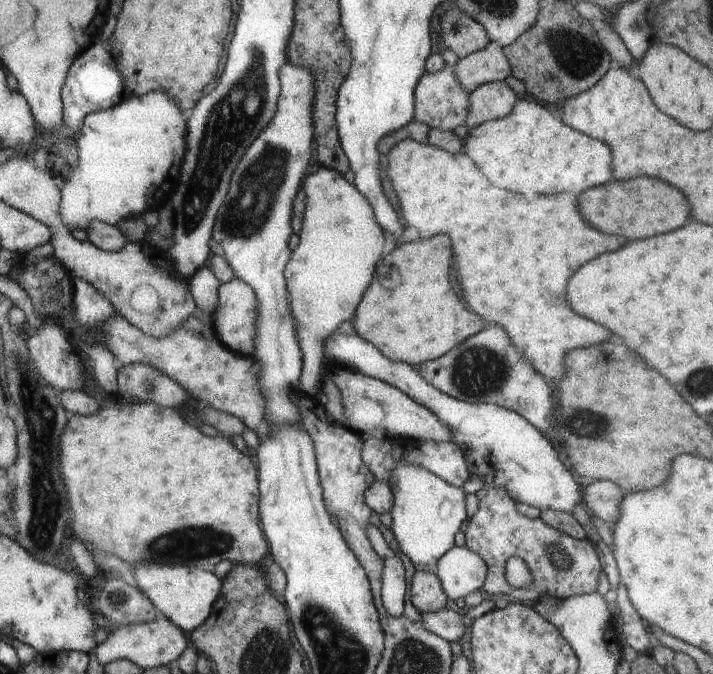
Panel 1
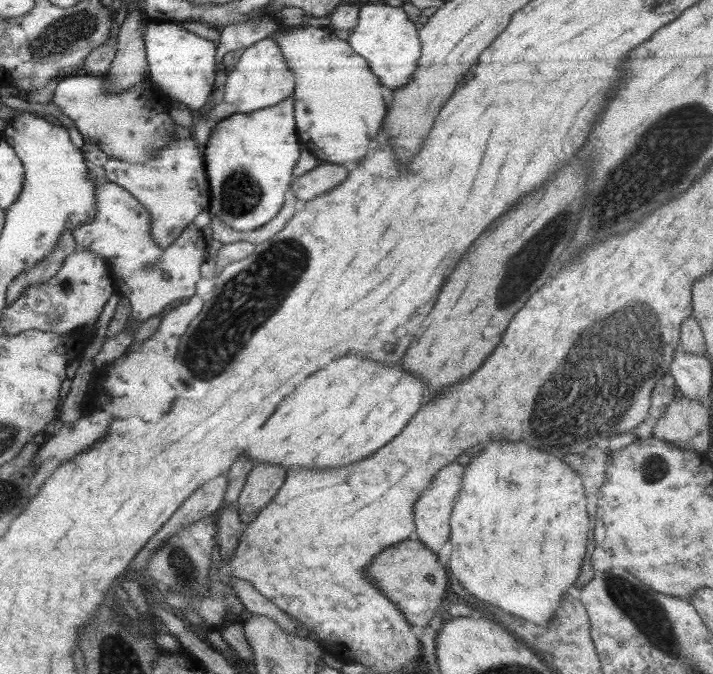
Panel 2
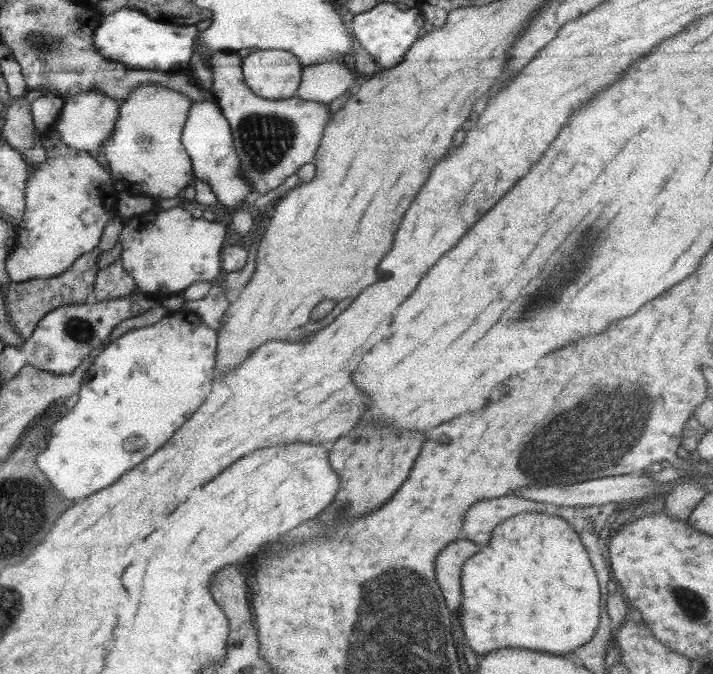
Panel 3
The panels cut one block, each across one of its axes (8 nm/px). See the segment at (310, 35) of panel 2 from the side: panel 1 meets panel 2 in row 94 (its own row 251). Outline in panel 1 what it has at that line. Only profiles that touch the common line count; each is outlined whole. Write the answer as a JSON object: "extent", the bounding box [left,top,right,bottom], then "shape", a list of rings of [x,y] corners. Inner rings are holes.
{"extent":[283,167,384,398],"shape":[[[320,167],[317,172],[304,178],[301,189],[307,201],[299,232],[300,241],[288,259],[283,275],[287,282],[289,304],[296,320],[295,331],[302,353],[299,388],[309,397],[316,398],[320,392],[319,377],[324,372],[322,342],[336,332],[341,323],[355,316],[356,306],[360,304],[364,290],[370,286],[374,278],[374,268],[382,256],[384,234],[374,218],[371,204],[344,178],[343,173],[328,167]]]}

